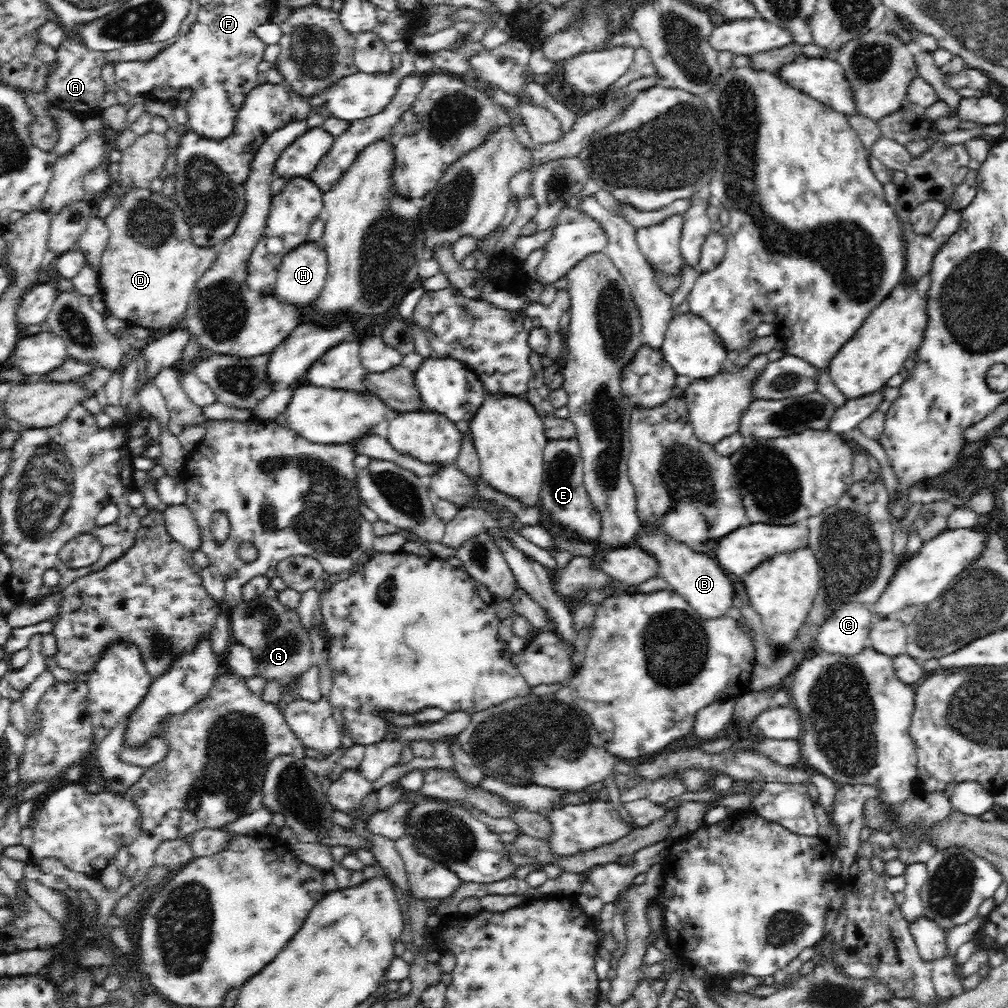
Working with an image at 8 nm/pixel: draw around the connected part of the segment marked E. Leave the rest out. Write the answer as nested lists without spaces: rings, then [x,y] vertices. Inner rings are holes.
[[[556,439],[549,440],[546,448],[544,449],[544,470],[543,470],[543,492],[540,494],[542,497],[542,508],[545,508],[552,514],[552,518],[560,522],[562,528],[566,531],[572,531],[578,539],[582,540],[599,540],[602,534],[602,514],[592,505],[590,496],[583,483],[583,459],[581,458],[581,450],[577,439]]]

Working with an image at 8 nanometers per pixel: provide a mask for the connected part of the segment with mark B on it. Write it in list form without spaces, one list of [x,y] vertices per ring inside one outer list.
[[[644,529],[632,545],[638,546],[656,558],[660,565],[660,577],[668,581],[670,590],[677,592],[693,612],[704,620],[720,620],[734,606],[736,590],[728,573],[714,560],[712,554],[696,553],[688,545],[670,542],[665,534],[646,534]]]

